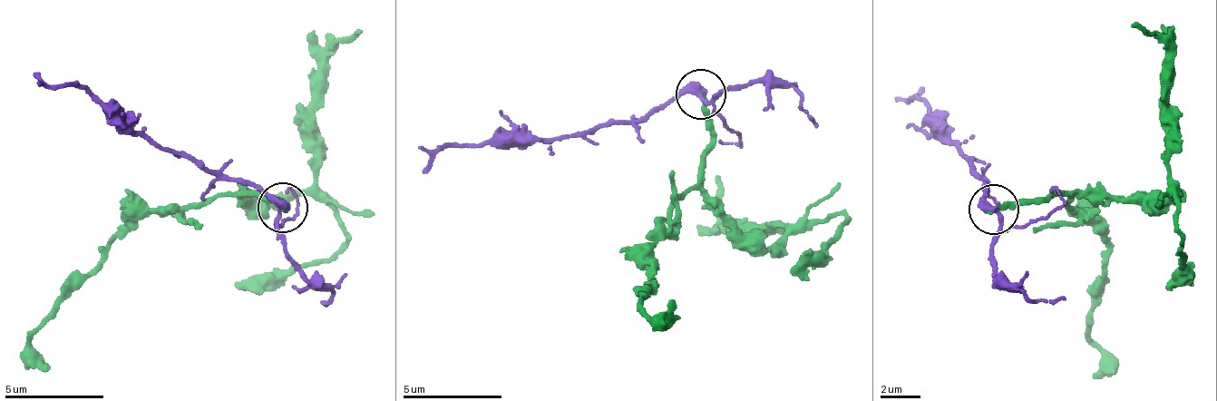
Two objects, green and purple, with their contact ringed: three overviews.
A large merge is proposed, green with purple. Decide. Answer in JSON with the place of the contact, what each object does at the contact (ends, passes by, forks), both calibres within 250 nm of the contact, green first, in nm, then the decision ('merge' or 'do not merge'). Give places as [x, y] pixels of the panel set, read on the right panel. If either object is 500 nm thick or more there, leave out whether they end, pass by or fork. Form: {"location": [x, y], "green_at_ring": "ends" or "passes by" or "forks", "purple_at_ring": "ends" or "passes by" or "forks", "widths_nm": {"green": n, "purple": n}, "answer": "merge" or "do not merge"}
{"location": [993, 210], "green_at_ring": "ends", "purple_at_ring": "passes by", "widths_nm": {"green": 280, "purple": 320}, "answer": "do not merge"}

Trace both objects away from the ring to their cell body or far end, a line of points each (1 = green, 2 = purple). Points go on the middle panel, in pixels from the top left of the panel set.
1: (700, 95), (708, 136), (702, 186), (742, 231), (763, 247), (784, 243), (837, 213), (842, 227), (793, 274)
2: (700, 95), (689, 90), (662, 111), (618, 120), (587, 135), (443, 144), (423, 174)

